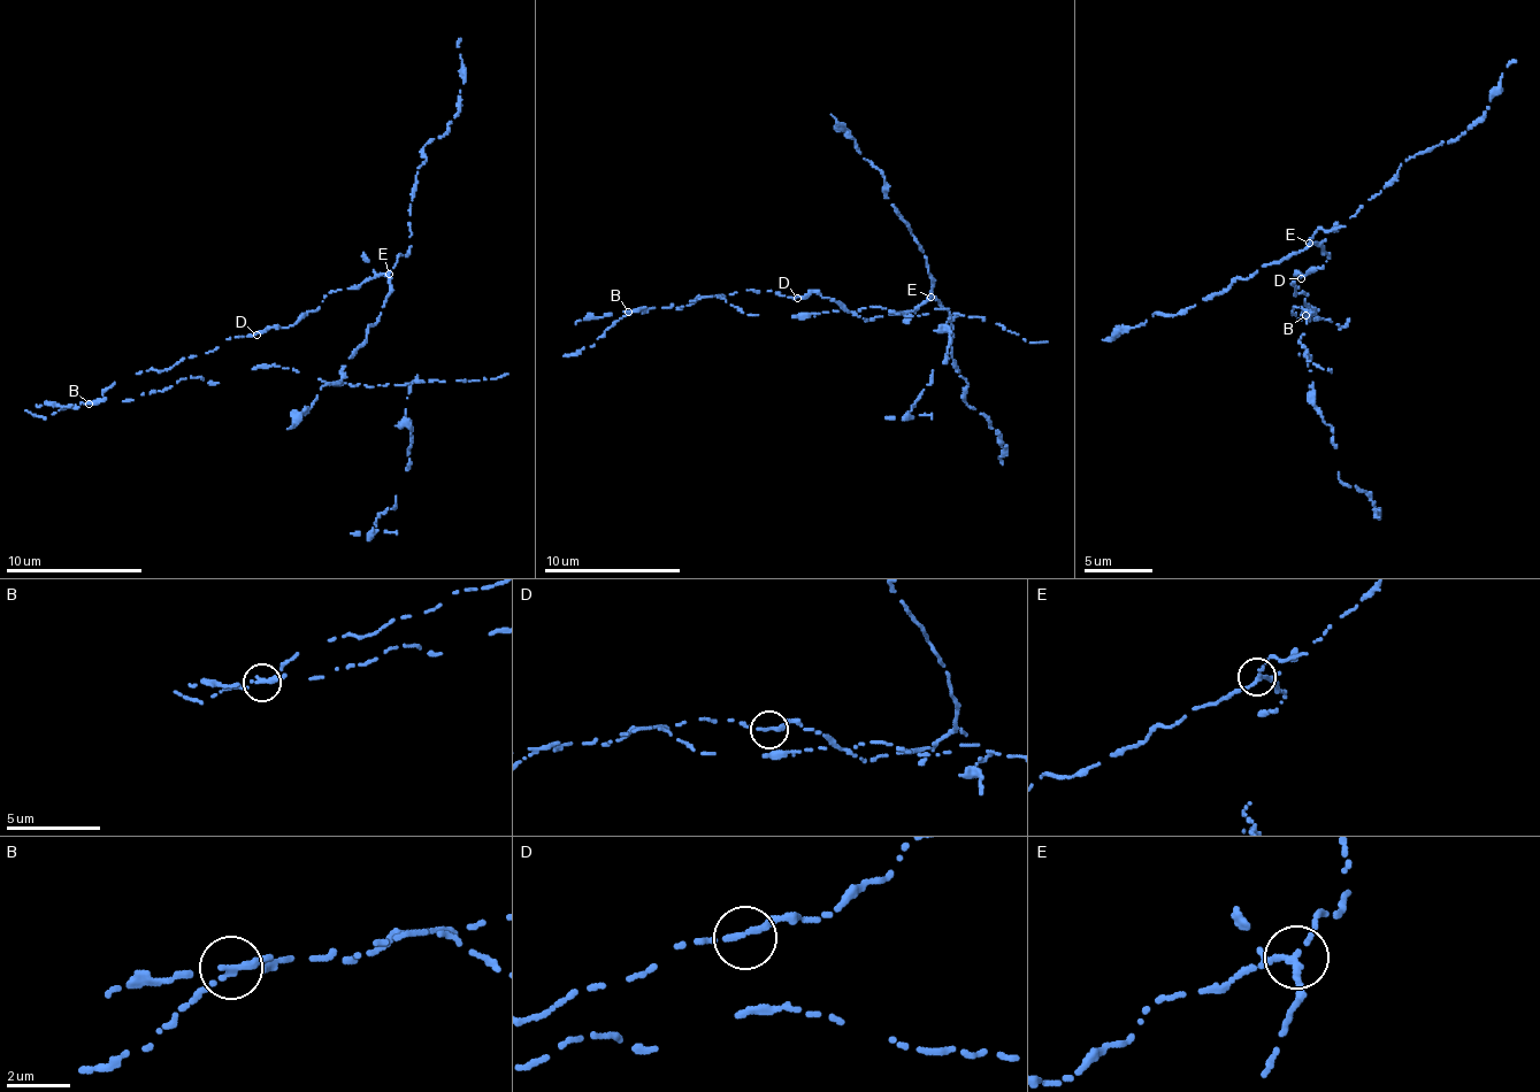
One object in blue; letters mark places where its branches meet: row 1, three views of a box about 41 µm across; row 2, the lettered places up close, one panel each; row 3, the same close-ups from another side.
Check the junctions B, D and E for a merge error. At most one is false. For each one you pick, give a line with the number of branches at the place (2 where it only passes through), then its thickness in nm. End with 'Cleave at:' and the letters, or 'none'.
B: Branches: 3. Thickness 200 nm
Cleave at: B

